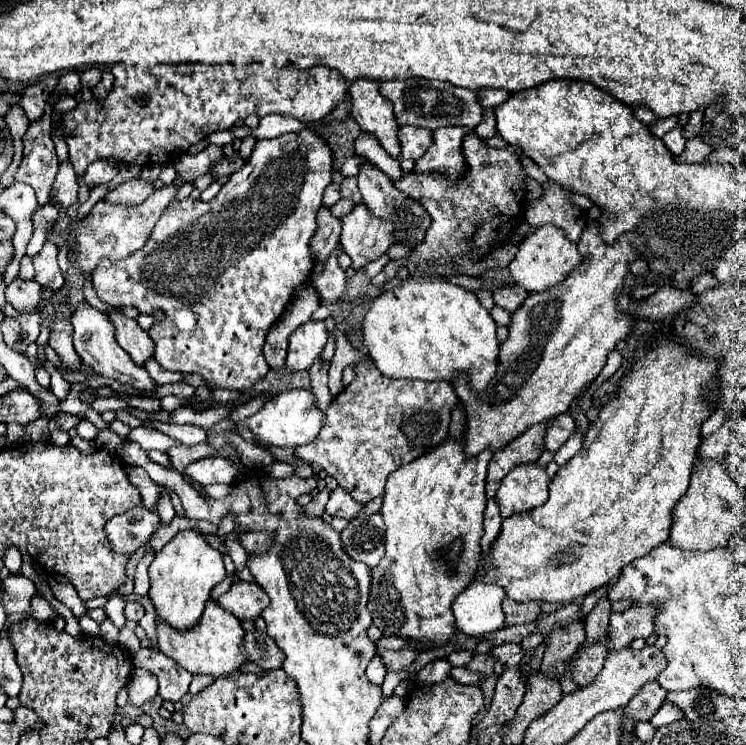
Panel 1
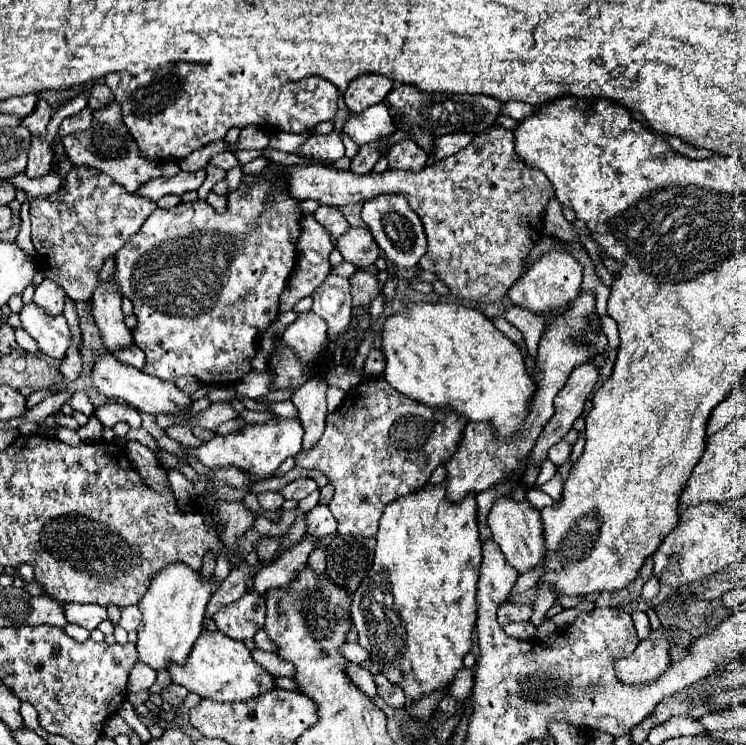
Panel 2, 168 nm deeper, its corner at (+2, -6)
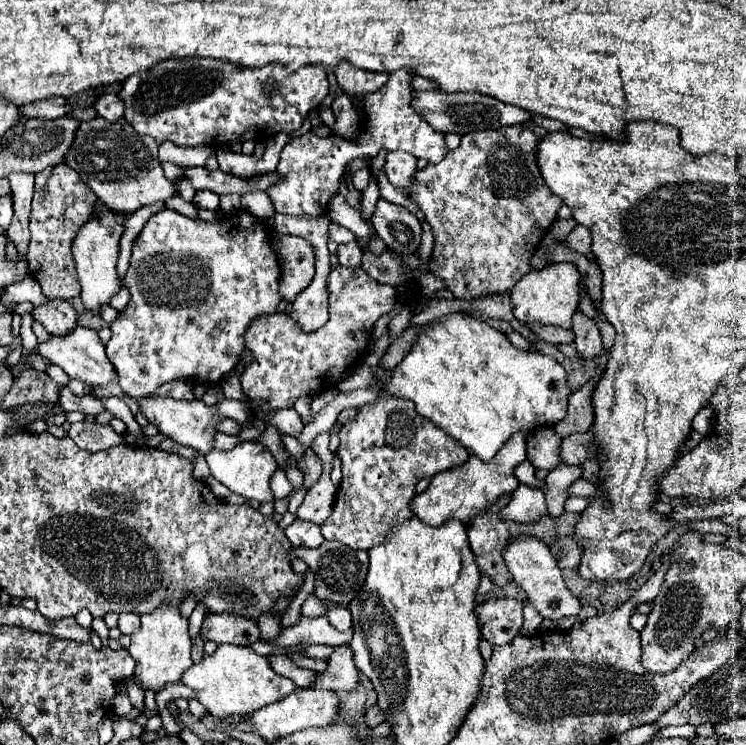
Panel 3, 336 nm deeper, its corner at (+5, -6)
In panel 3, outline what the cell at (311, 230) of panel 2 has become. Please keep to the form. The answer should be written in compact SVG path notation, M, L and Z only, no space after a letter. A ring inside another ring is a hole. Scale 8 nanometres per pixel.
M275 235L273 249L283 275L279 293L285 301L293 301L315 275L315 249L299 235Z

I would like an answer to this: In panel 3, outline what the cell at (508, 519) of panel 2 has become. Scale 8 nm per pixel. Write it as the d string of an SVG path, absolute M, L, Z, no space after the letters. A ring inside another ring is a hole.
M531 535L513 537L513 541L503 549L503 559L505 559L507 569L513 575L513 579L523 587L529 601L535 605L535 609L545 619L555 621L555 619L579 613L579 609L581 609L579 599L573 597L571 591L565 587L565 581L561 577L561 569L557 567L557 561L553 559L549 547L541 539L531 537Z

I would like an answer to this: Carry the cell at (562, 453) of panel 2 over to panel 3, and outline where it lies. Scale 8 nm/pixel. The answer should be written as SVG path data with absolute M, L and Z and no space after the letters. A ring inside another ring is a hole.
M587 431L587 433L575 433L575 435L569 435L561 441L561 449L559 449L559 457L563 463L567 465L579 465L583 463L585 459L593 457L591 451L593 451L593 433Z

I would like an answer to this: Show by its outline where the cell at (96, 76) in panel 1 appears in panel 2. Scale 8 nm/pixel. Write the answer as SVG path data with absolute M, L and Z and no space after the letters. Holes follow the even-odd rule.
M94 83L94 87L90 89L88 101L90 101L88 107L100 109L100 107L106 107L108 103L112 103L114 101L114 95L112 95L112 91L104 83Z

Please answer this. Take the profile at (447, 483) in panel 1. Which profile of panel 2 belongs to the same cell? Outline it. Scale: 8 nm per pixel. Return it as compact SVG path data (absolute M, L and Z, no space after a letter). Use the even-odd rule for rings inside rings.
M446 481L442 483L442 485L438 485L438 487L424 487L424 489L420 489L420 491L416 491L416 493L410 493L410 495L406 495L406 497L402 497L402 499L396 499L396 503L390 503L386 509L384 509L384 515L382 515L382 519L380 519L380 529L378 529L378 535L376 535L376 553L374 553L374 563L372 563L372 569L370 569L370 573L366 575L366 579L360 583L360 587L352 593L352 623L354 623L354 627L356 627L356 631L358 631L358 643L366 649L366 651L370 651L370 661L372 661L372 673L382 673L390 683L394 683L394 685L398 685L398 687L402 687L402 691L406 693L406 697L408 699L412 699L412 701L418 701L418 699L422 699L422 697L426 697L426 695L430 695L430 693L434 693L434 691L438 691L438 693L446 693L446 689L450 687L450 683L452 683L452 679L456 677L456 673L460 671L460 669L464 669L464 655L472 649L472 629L474 629L474 623L476 623L476 607L478 607L478 603L476 603L476 583L478 583L478 577L480 577L480 565L482 565L482 543L480 543L480 535L478 535L478 523L476 523L476 509L478 509L478 505L476 505L476 497L474 495L468 495L468 497L464 497L464 501L460 501L460 503L448 503L446 501L446 495L444 495L444 485L446 485Z

